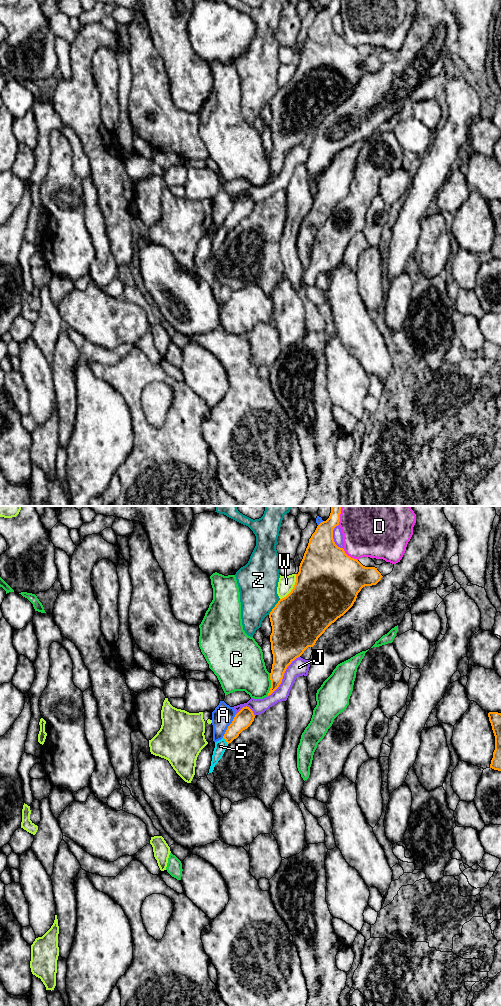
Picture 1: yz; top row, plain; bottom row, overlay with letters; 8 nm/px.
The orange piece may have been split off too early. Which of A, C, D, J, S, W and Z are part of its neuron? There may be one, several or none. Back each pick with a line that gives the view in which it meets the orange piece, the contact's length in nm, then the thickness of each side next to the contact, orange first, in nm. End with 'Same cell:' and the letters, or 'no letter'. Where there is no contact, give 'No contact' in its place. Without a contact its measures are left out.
S: Touches orange in yz. Shared border 70 nm. Thickness 150 nm (orange) against 100 nm
Same cell: S

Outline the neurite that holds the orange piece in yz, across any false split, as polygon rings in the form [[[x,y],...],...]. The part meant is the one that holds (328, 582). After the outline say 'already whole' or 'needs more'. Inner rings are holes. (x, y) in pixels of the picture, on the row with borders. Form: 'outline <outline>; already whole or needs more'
outline [[[332,506],[329,518],[317,526],[309,539],[293,589],[269,614],[273,664],[268,696],[281,684],[287,667],[308,647],[313,647],[325,630],[353,606],[361,589],[376,585],[383,577],[377,568],[363,566],[335,544],[333,530],[339,525],[340,514],[341,506]]]; already whole

